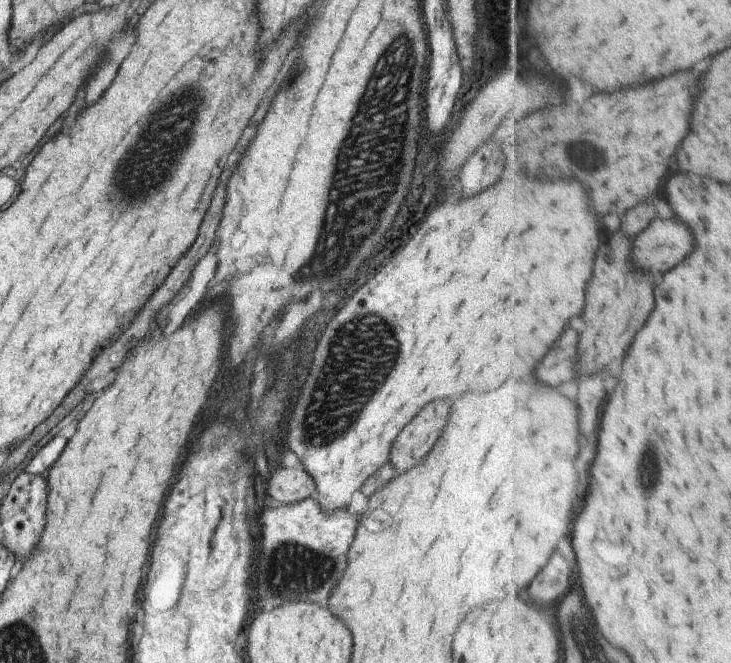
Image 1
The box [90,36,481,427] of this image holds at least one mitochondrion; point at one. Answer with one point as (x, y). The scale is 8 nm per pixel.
(142, 173)

